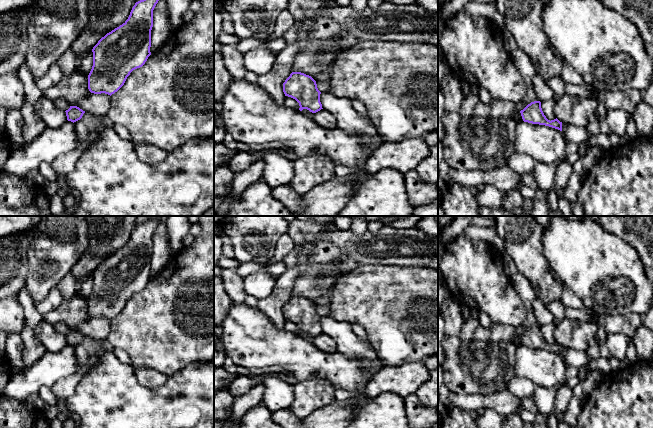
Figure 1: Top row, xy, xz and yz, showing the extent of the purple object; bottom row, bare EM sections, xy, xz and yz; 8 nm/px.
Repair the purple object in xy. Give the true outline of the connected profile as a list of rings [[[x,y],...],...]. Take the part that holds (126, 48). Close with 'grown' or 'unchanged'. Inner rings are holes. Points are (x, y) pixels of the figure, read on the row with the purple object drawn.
[[[140,0],[128,19],[102,37],[93,47],[93,66],[88,75],[91,93],[112,95],[130,73],[142,67],[151,55],[153,10],[159,0]]]; unchanged

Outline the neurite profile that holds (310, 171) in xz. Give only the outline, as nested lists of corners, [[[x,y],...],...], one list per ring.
[[[312,154],[292,161],[293,178],[286,185],[303,195],[333,177],[335,163],[324,155]]]

